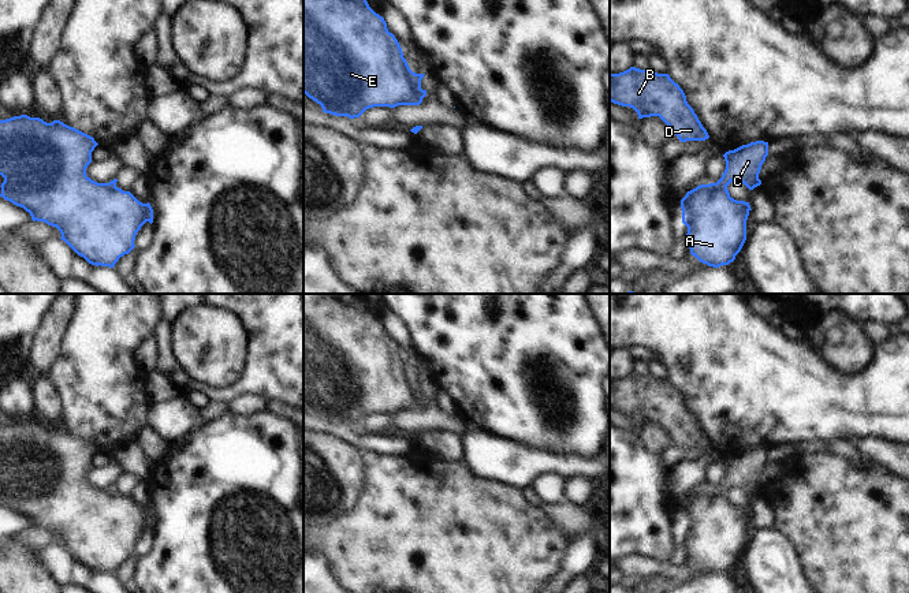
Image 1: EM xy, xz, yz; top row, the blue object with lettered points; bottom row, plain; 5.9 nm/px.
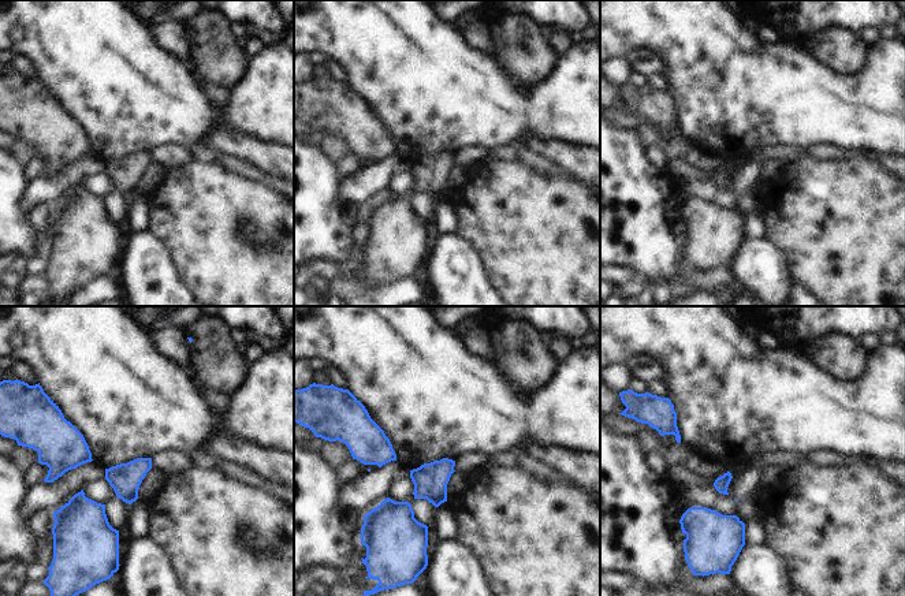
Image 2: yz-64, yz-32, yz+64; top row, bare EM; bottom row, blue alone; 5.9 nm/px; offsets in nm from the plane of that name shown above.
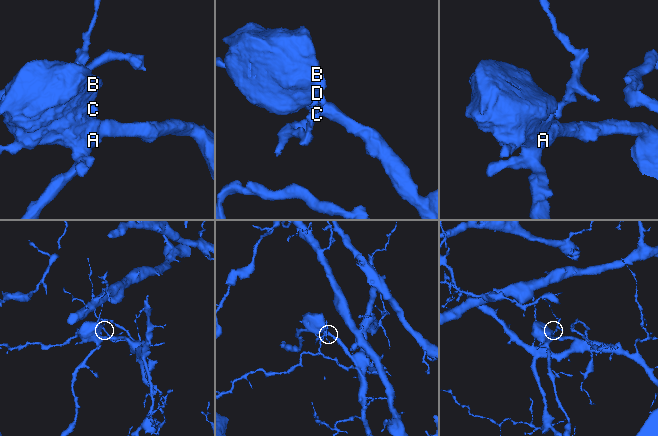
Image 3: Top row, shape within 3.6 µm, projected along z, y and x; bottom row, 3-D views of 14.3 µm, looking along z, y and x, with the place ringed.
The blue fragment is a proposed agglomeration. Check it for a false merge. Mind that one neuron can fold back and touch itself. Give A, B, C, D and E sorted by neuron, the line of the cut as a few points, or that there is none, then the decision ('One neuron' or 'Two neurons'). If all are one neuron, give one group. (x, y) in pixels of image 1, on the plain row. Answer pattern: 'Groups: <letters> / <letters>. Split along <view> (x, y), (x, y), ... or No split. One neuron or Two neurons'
Groups: A B D E / C. Split along yz (714, 489), (726, 495). Two neurons

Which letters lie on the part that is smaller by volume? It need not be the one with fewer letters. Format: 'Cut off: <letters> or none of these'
Cut off: C

